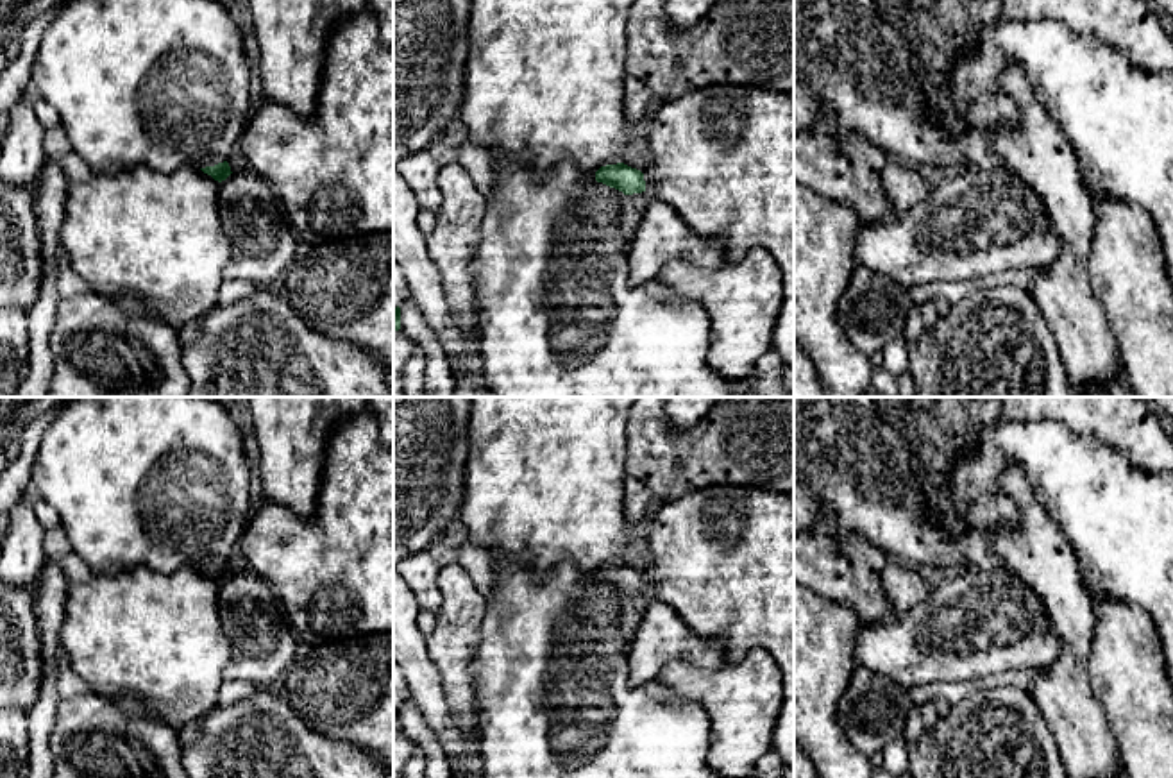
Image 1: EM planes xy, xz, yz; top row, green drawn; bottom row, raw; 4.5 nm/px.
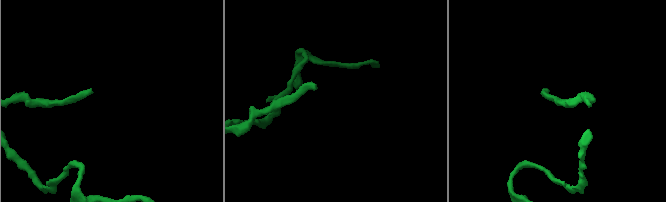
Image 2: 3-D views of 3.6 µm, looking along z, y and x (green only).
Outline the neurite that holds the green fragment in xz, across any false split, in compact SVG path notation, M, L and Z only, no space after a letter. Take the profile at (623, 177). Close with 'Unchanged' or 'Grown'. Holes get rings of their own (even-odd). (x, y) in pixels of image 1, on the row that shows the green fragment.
M715 84L656 100L647 122L649 134L642 143L649 154L647 170L642 173L624 163L606 165L595 172L595 181L624 195L647 191L667 202L696 234L722 240L724 261L738 261L755 247L765 249L780 266L783 284L772 347L794 370L794 98L758 86Z. Grown

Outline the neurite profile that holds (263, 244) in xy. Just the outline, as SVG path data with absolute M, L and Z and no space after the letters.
M245 170L218 190L220 224L231 247L224 279L277 288L302 243L272 186Z

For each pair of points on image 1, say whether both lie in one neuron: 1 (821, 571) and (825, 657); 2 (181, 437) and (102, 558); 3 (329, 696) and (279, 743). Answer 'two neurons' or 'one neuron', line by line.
1: two neurons
2: one neuron
3: two neurons

